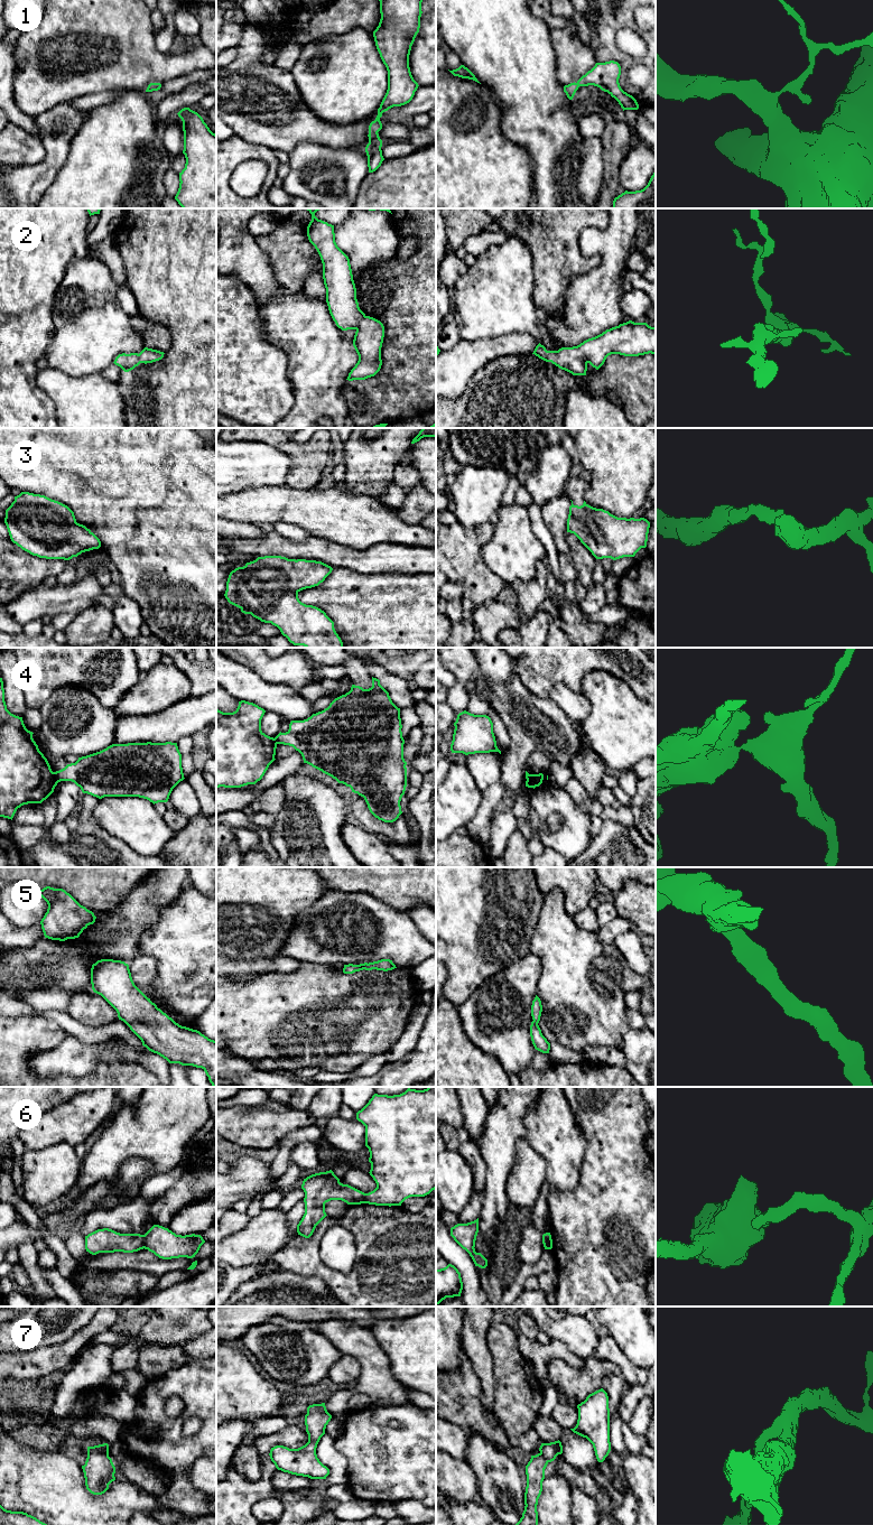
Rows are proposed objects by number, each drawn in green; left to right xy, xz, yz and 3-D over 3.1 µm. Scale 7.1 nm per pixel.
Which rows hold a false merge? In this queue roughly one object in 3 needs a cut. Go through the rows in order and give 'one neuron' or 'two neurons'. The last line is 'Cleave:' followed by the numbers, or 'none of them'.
1: one neuron
2: one neuron
3: one neuron
4: two neurons
5: one neuron
6: two neurons
7: one neuron
Cleave: 4, 6

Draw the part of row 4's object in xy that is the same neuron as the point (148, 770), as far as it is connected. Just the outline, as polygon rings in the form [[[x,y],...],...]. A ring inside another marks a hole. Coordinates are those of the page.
[[[177,743],[112,744],[106,748],[78,757],[75,763],[54,772],[57,782],[72,781],[83,793],[104,797],[139,797],[150,802],[167,802],[173,789],[183,781],[182,754]]]

